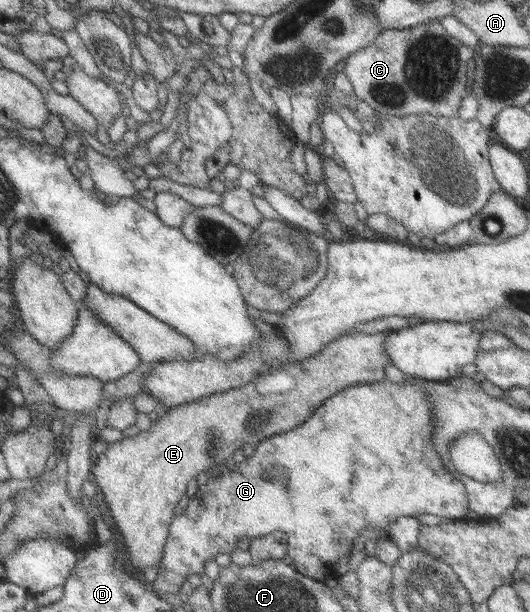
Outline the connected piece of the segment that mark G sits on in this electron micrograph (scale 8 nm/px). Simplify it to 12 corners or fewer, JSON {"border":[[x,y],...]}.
{"border":[[409,381],[345,387],[210,477],[152,590],[237,538],[316,581],[368,526],[464,520]]}

